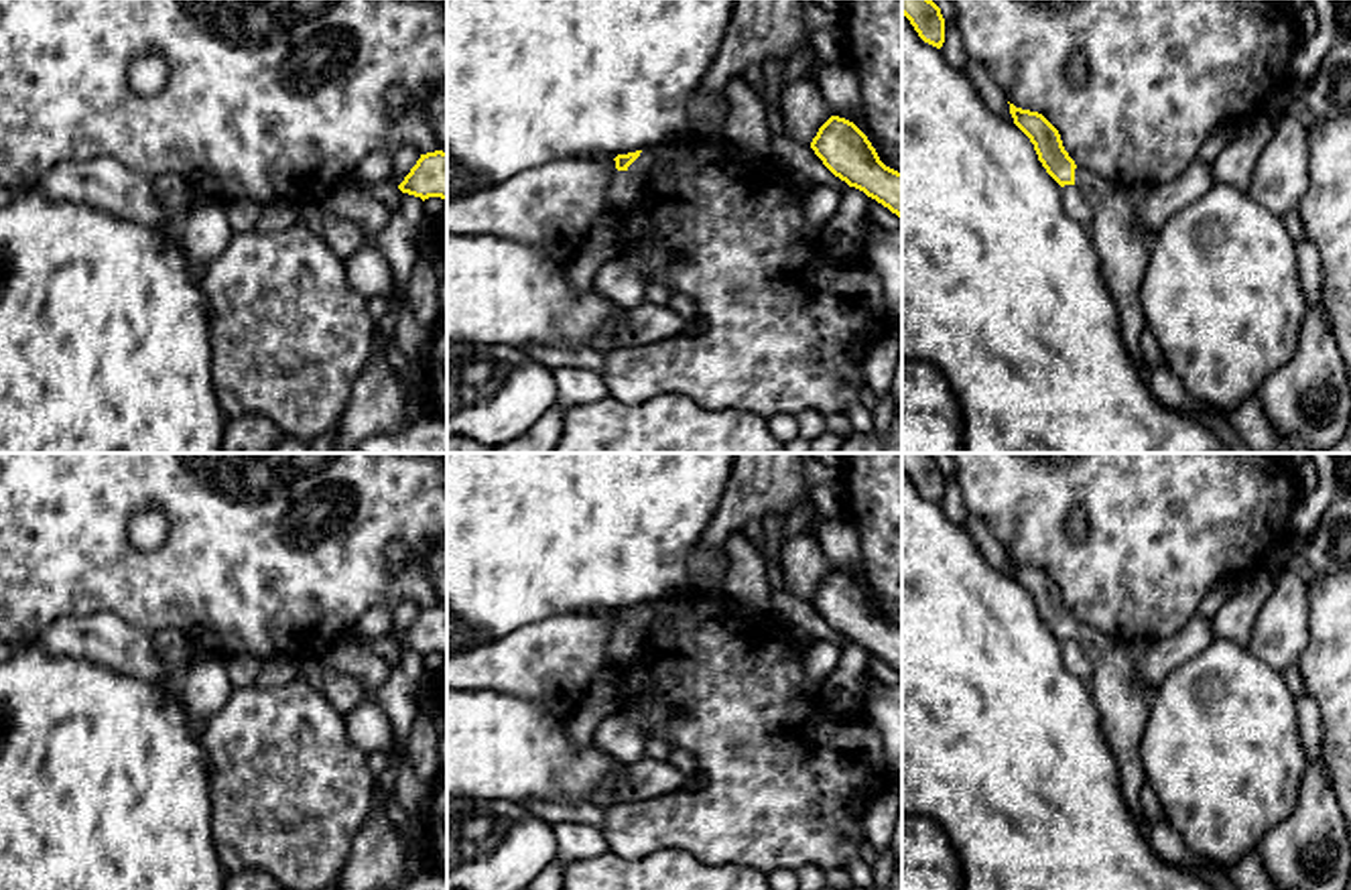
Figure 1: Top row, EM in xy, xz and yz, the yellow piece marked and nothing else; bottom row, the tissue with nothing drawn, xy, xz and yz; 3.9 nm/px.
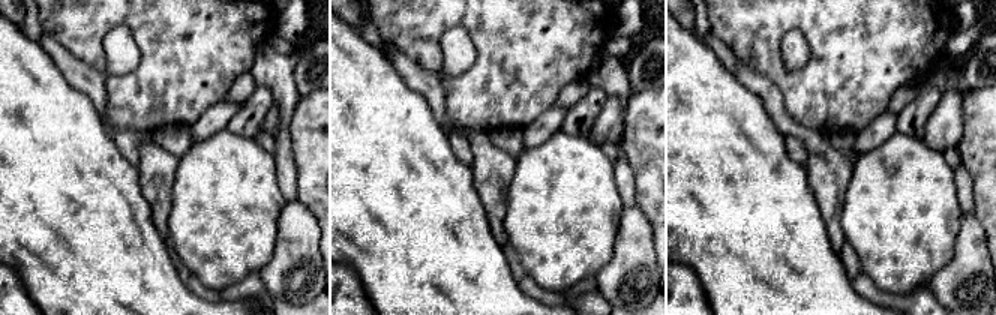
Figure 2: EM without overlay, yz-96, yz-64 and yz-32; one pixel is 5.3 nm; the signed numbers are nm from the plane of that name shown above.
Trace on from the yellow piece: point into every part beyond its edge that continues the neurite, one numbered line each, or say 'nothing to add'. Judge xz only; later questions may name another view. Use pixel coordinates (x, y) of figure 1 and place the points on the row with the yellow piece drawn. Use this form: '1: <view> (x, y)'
1: xz (626, 187)

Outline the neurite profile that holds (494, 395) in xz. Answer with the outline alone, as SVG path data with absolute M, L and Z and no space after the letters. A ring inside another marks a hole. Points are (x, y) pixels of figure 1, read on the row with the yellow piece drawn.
M447 343L447 437L500 445L524 437L557 402L553 370L524 349Z

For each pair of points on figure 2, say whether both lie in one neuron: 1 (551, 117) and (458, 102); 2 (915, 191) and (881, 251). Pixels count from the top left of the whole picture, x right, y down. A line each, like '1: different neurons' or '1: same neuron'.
1: different neurons
2: same neuron

